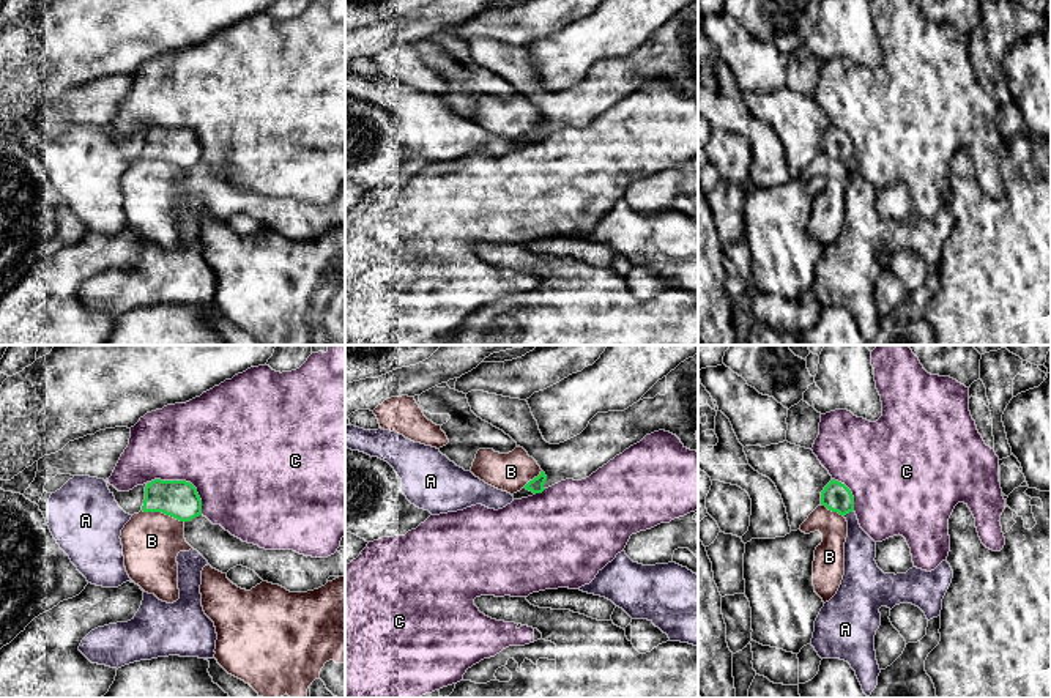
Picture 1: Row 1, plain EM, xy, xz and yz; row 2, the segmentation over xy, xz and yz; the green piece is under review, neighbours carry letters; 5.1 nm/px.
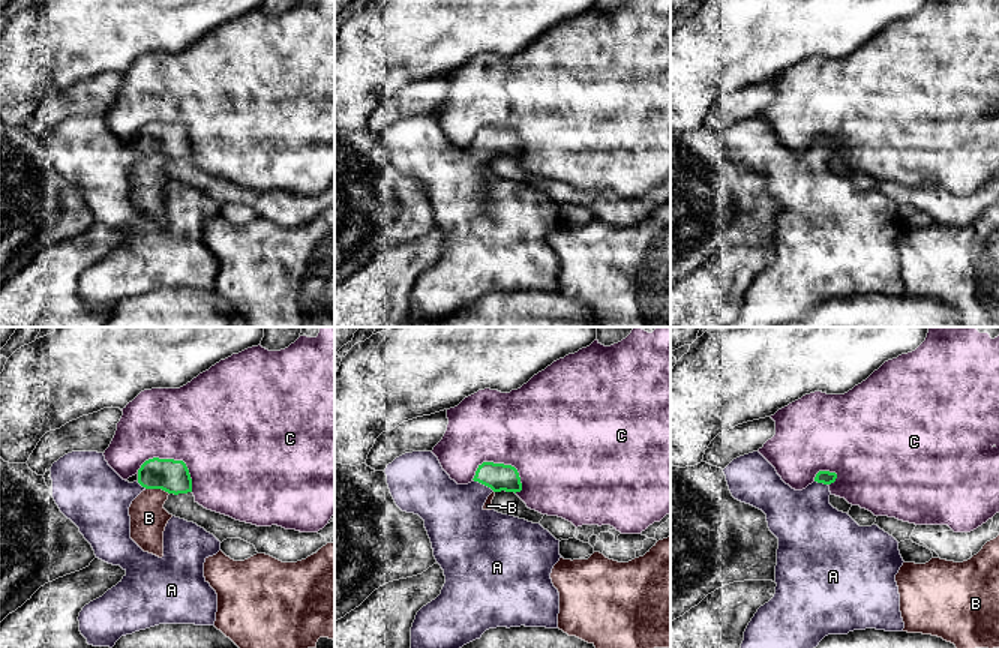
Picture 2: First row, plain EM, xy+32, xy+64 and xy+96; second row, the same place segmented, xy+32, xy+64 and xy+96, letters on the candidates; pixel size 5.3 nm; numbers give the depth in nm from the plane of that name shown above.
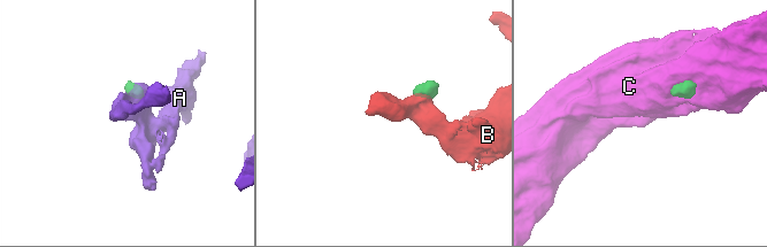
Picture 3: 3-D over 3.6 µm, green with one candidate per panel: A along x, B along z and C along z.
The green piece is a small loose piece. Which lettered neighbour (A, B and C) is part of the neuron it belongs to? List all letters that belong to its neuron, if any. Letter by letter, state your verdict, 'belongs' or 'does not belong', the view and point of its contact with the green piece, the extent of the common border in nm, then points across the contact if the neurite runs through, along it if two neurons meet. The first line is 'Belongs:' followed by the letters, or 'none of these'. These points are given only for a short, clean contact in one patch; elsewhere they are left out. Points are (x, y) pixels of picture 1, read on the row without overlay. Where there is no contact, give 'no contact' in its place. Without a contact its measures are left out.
Belongs: A
A: belongs | yz (848, 159) | 70 nm | across yz (835, 144), (848, 159), (859, 196)
B: does not belong | xy (163, 159) | 220 nm | along xy (142, 156), (164, 159), (183, 169)
C: does not belong | xy (185, 128) | 320 nm | along xy (150, 128), (188, 128), (196, 136), (202, 161)

